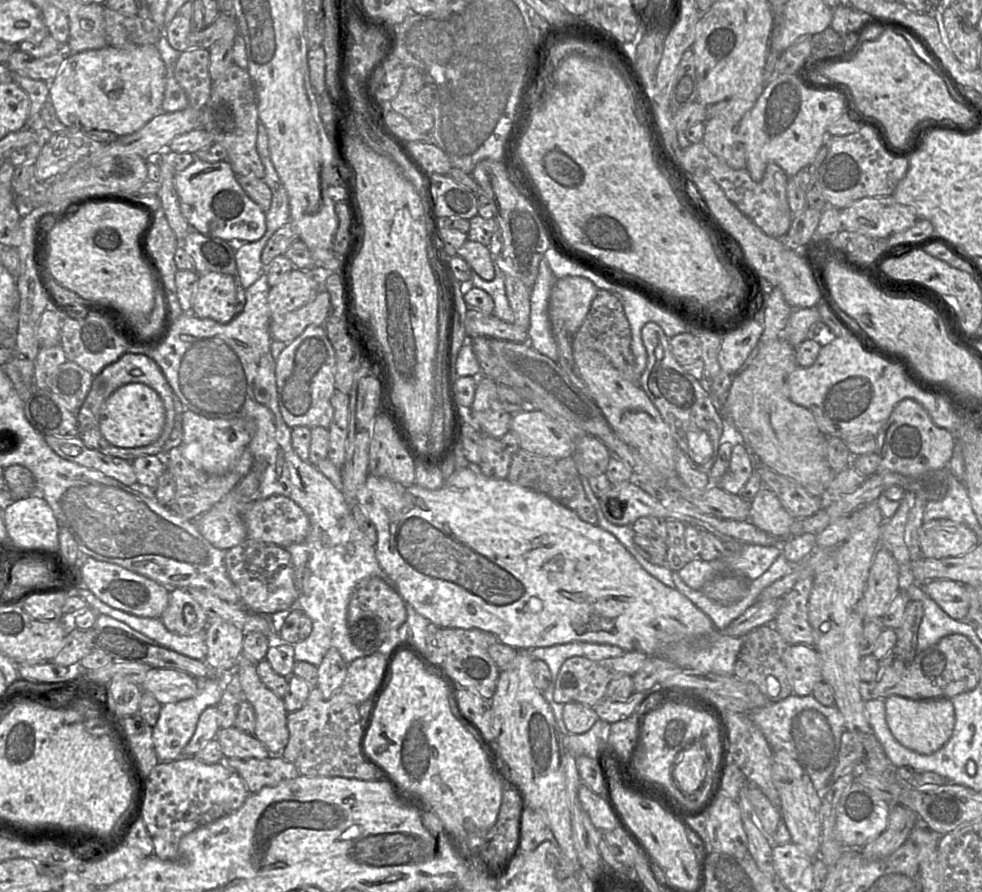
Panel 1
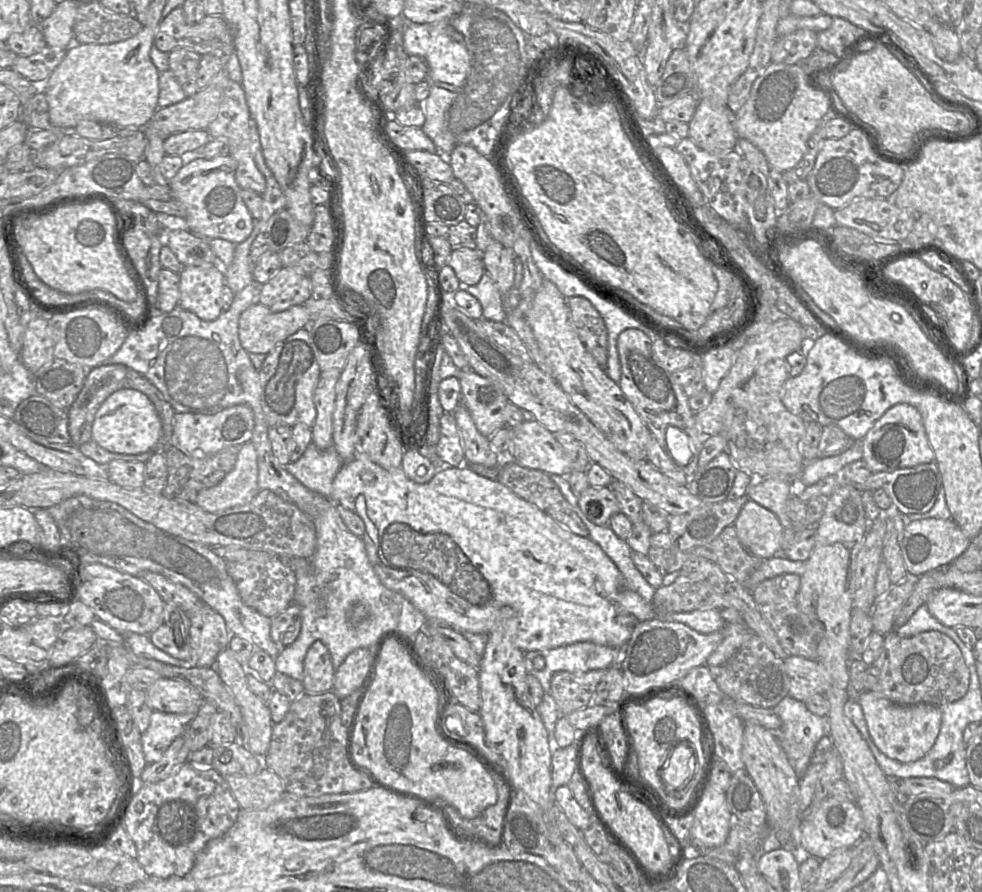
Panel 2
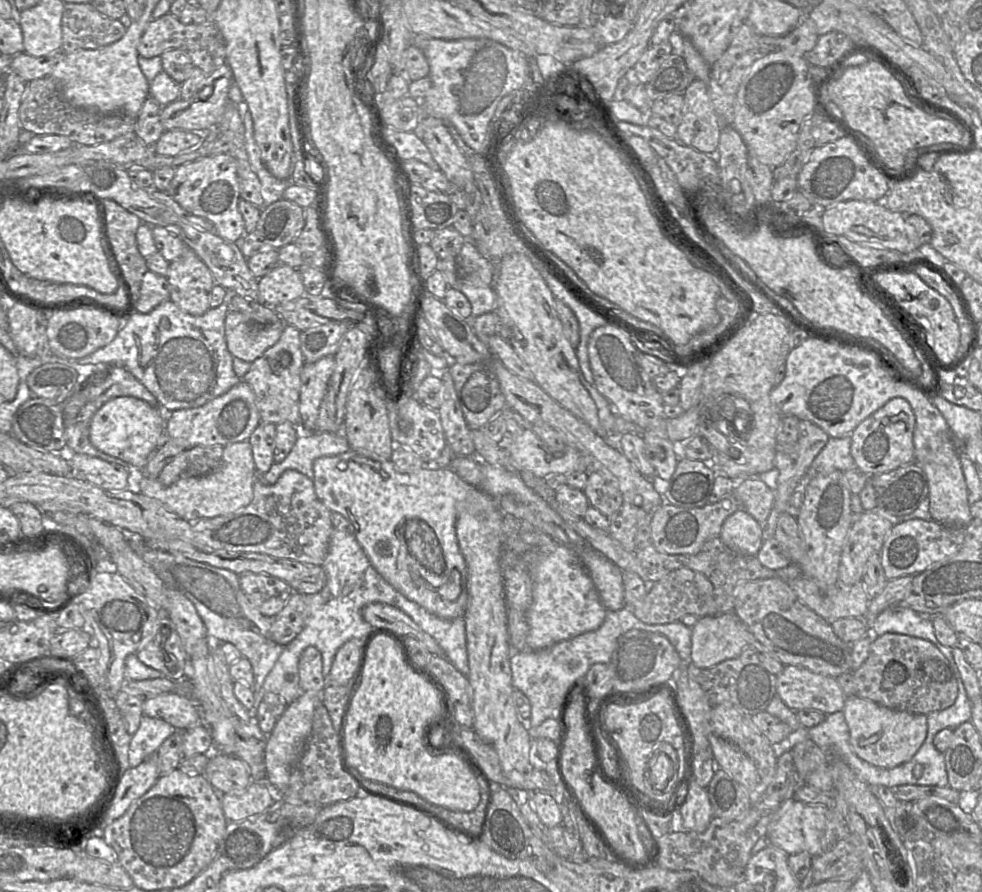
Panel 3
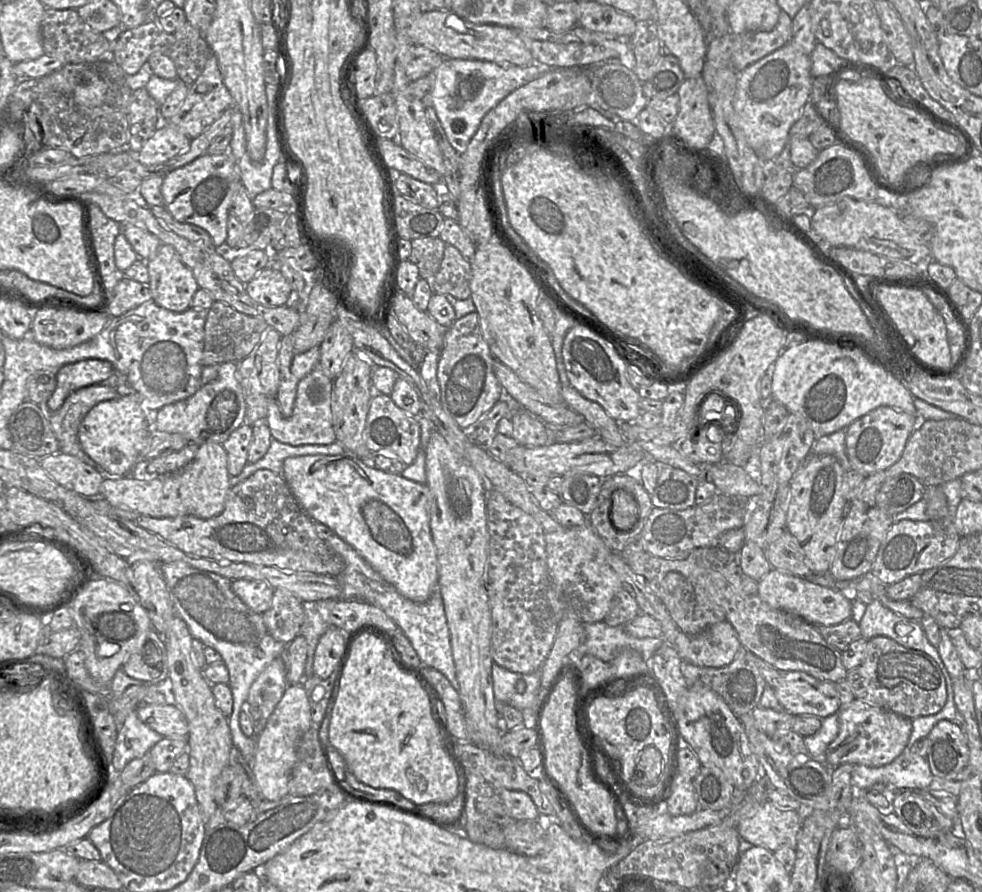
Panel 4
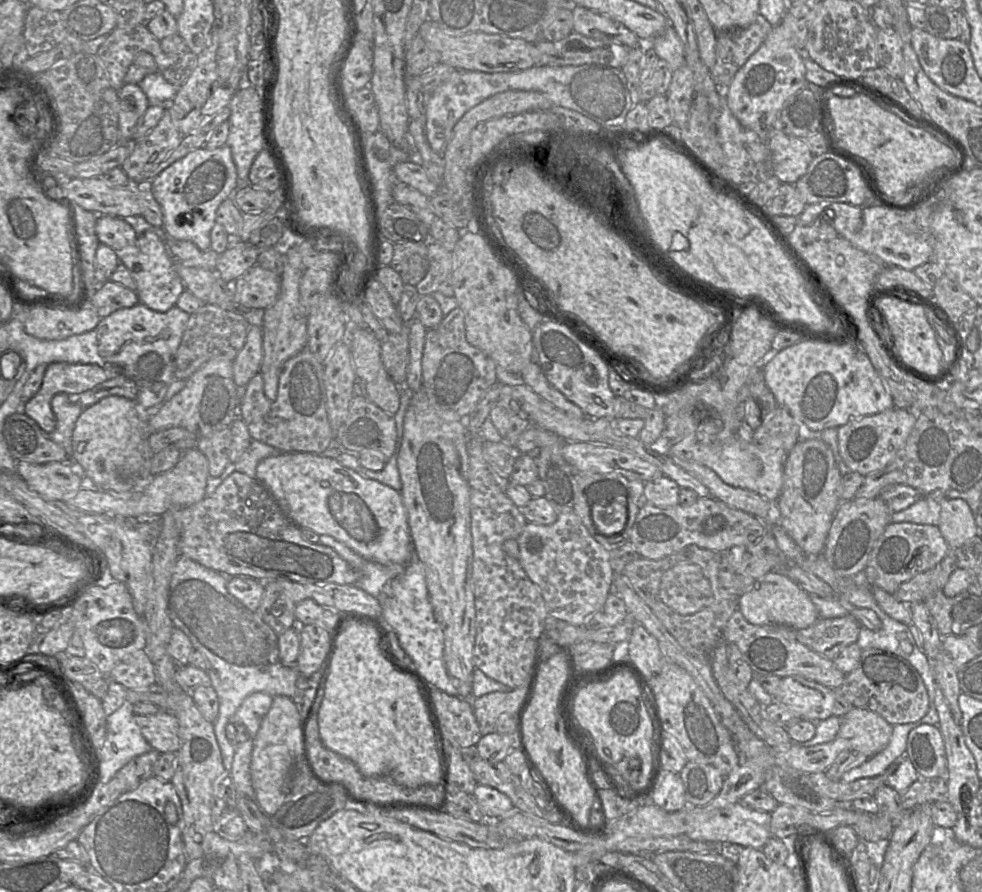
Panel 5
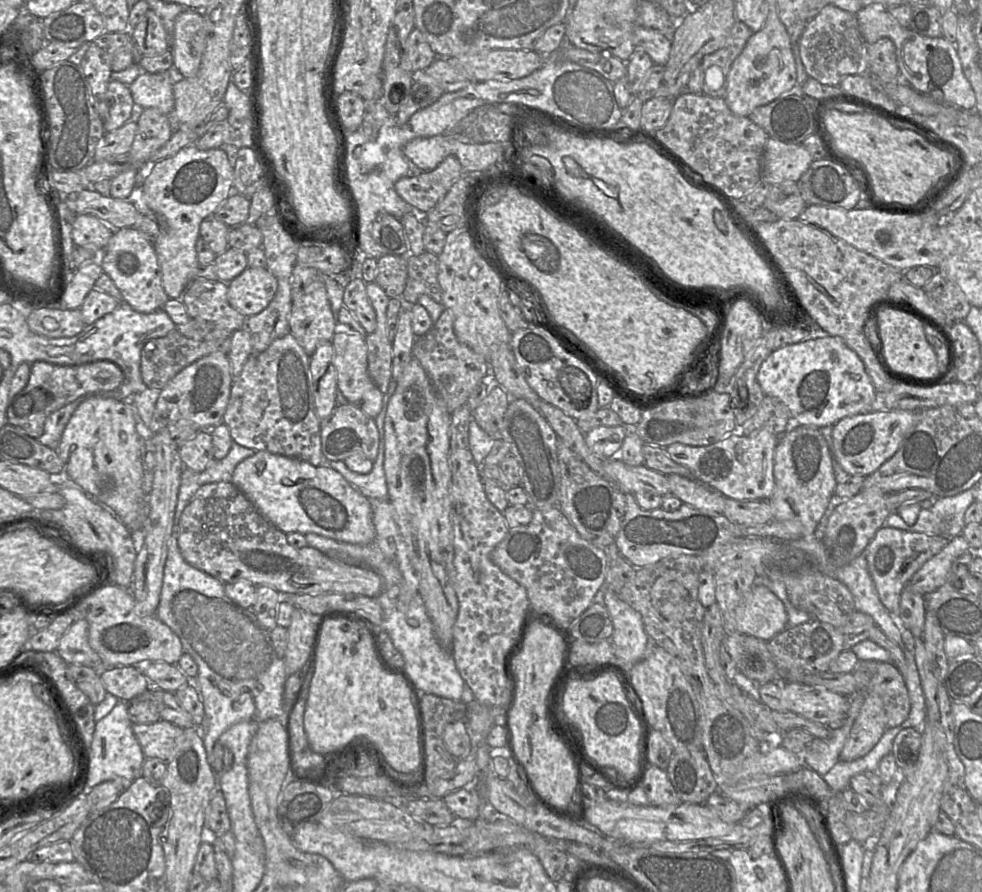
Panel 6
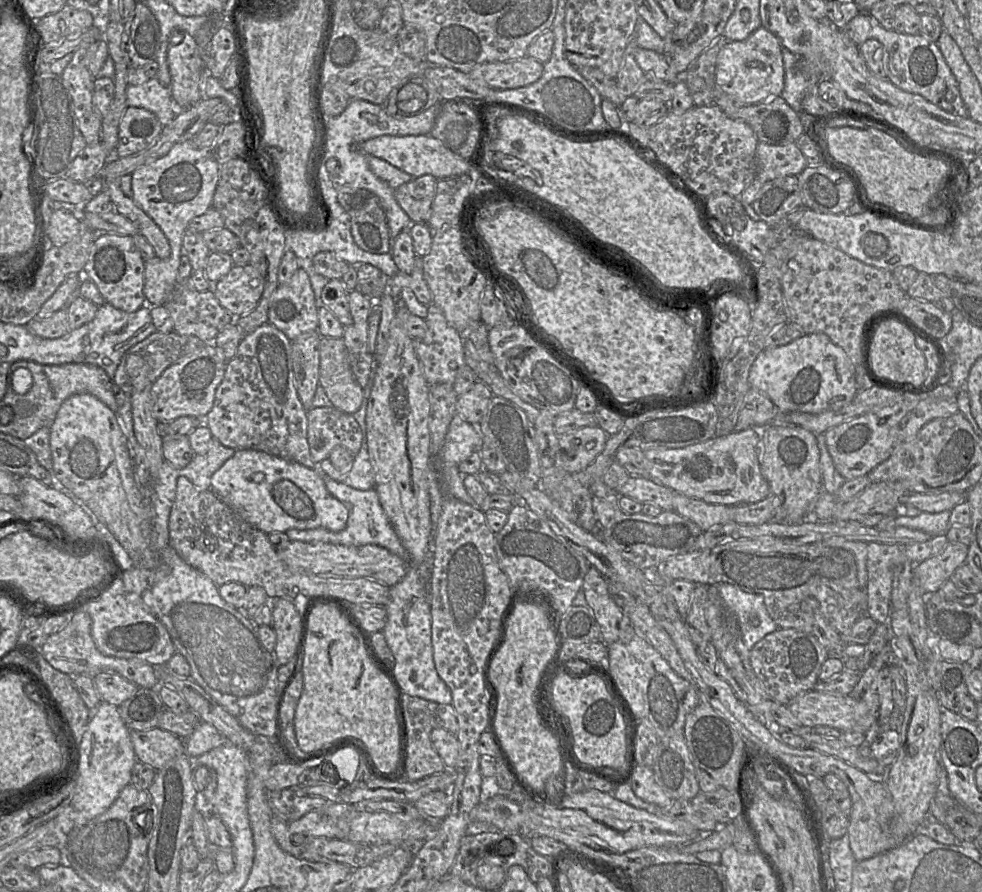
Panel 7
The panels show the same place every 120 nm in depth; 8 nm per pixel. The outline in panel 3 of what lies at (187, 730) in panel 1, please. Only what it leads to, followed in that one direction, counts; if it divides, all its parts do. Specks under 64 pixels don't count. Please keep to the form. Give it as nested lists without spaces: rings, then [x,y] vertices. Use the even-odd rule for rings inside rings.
[[[143,714],[138,730],[131,737],[129,766],[136,767],[147,760],[175,731],[176,729],[164,720]]]

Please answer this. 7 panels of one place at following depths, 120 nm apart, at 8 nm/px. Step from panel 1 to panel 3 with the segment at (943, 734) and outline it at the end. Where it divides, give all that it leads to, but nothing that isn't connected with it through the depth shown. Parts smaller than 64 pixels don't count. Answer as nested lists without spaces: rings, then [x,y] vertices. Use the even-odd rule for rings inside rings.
[[[859,696],[847,698],[842,712],[853,752],[878,767],[893,768],[909,761],[927,737],[927,715],[924,714],[894,710]]]

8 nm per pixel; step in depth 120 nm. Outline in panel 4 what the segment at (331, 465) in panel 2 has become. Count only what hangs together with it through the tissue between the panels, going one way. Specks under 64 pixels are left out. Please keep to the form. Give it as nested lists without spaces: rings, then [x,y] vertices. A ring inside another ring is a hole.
[[[273,439],[264,457],[255,463],[247,464],[240,474],[230,478],[230,484],[231,486],[238,484],[258,470],[270,470],[277,474],[282,474],[283,462],[290,457],[339,455],[345,451],[346,449],[338,441],[327,445],[308,444],[293,446]]]

